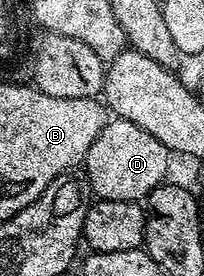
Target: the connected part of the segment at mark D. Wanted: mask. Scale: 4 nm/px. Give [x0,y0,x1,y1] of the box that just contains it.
[85,117,169,203]

